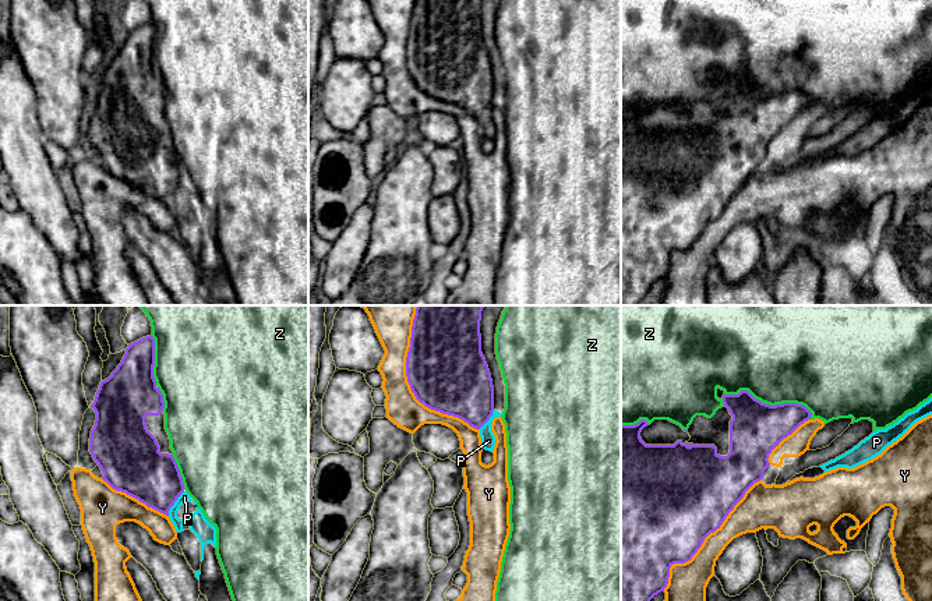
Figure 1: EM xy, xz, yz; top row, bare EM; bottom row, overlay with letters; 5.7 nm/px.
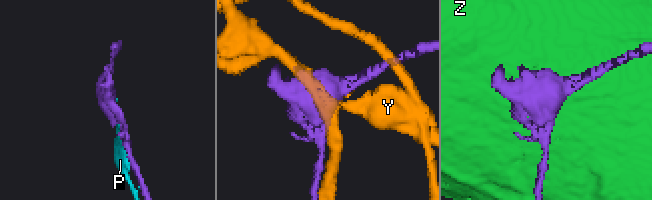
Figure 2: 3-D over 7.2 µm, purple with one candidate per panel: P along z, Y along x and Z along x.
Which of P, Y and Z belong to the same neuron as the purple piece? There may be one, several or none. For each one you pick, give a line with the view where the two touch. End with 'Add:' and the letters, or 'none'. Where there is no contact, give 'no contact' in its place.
Add: none

